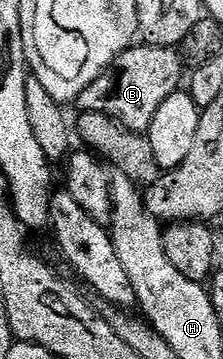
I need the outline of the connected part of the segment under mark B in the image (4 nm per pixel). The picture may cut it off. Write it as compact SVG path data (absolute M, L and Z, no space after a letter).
M144 43L143 48L132 46L120 54L111 67L80 94L77 107L80 113L96 112L107 115L131 133L145 134L150 130L161 102L180 91L179 79L185 76L182 55L175 48L156 48Z

